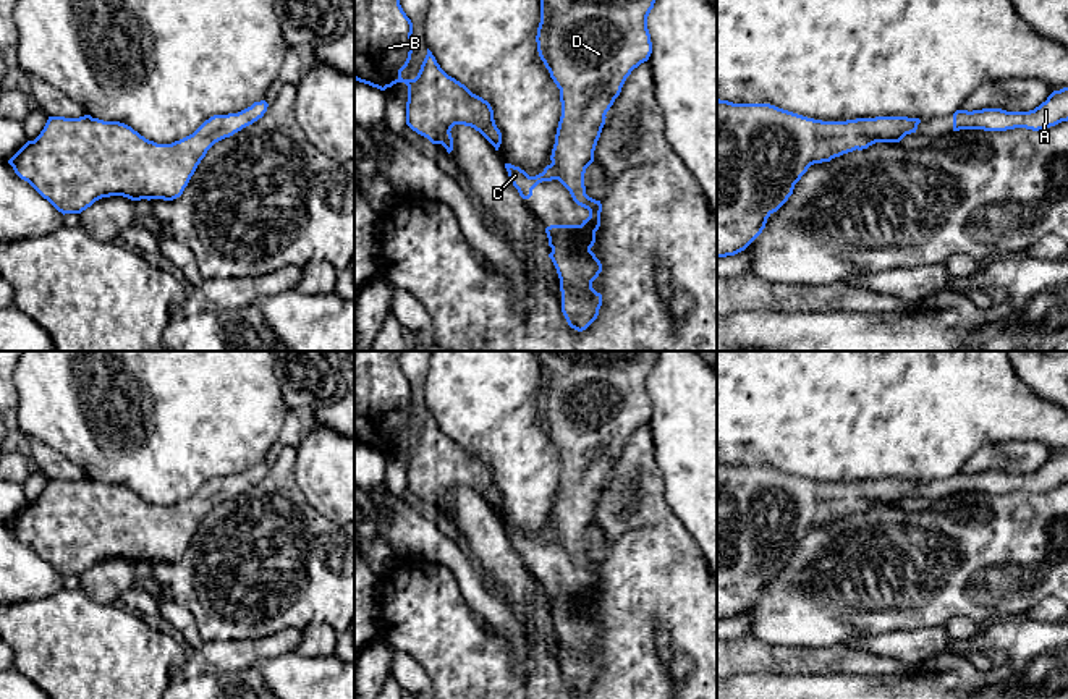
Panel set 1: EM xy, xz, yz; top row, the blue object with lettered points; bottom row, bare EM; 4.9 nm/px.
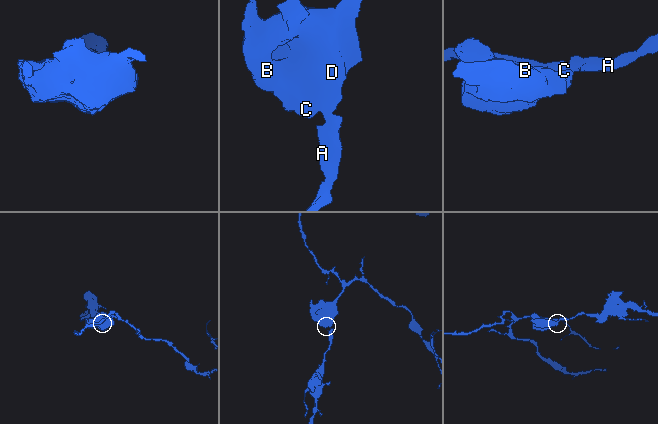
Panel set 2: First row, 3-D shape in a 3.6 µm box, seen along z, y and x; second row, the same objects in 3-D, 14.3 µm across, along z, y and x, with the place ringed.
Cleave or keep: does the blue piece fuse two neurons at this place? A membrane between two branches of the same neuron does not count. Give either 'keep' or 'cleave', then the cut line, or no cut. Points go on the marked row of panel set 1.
keep; cut none

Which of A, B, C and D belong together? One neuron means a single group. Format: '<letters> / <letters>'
A B C D

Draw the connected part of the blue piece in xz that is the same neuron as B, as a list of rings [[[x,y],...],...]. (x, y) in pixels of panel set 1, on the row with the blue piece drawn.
[[[354,0],[354,79],[380,91],[405,83],[408,86],[406,125],[432,144],[442,144],[448,154],[453,150],[450,131],[455,125],[474,128],[498,150],[502,133],[495,125],[490,104],[448,76],[429,49],[417,76],[414,79],[401,78],[413,53],[411,34],[413,23],[400,0]]]

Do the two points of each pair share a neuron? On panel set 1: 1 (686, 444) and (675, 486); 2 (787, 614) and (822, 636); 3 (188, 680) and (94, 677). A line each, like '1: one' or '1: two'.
1: one
2: one
3: two

